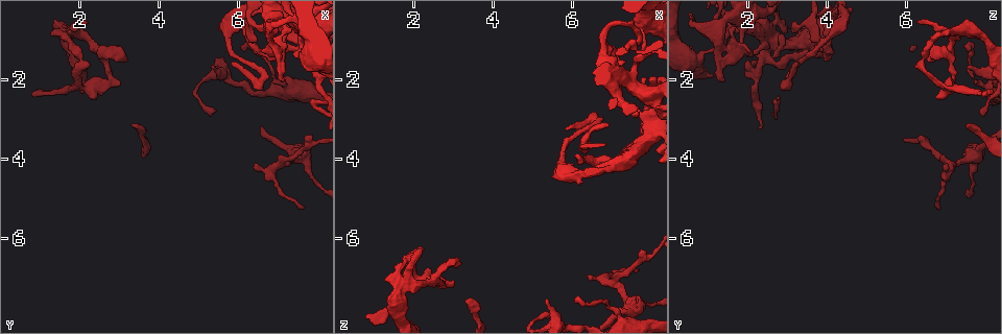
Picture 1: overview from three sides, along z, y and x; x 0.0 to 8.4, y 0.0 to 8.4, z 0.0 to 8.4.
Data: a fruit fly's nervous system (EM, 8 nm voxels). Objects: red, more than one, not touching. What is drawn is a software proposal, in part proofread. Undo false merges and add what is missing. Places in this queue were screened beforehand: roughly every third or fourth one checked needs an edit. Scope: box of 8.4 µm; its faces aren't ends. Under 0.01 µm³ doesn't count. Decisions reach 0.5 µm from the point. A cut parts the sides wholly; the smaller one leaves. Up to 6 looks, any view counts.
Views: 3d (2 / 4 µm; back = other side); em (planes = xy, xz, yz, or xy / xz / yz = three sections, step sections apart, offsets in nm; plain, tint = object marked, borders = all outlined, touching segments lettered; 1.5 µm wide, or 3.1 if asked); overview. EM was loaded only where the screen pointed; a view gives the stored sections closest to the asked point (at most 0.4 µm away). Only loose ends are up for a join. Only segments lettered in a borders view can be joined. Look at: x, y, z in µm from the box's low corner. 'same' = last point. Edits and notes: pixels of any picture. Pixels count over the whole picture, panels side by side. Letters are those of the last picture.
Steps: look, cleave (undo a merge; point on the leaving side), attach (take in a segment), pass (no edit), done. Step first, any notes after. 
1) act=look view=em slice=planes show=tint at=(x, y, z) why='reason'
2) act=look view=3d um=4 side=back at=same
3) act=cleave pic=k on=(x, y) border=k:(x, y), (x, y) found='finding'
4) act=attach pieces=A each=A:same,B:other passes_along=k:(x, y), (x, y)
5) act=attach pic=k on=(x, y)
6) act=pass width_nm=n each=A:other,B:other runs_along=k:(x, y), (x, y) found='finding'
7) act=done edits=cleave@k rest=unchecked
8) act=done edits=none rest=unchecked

act=look view=em slice=planes show=borders at=(3.20, 1.50, 6.55) why='free end'

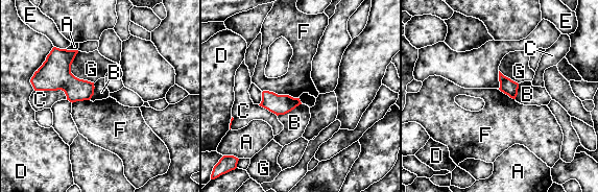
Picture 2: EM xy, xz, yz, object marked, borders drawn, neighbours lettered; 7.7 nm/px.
act=pass each=A:other,B:other,C:other,D:other,E:other,F:other,G:other border=2:(262, 91), (298, 98) found='no lettered segment goes on from it'

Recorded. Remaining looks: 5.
act=look view=em slice=planes show=borders at=(5.40, 1.65, 7.60) why='branch stops here'

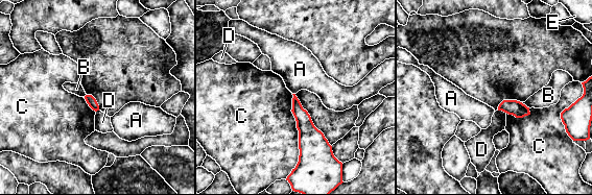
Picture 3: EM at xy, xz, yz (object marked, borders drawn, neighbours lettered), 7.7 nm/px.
act=pass each=A:other,B:other,C:other,D:other,E:other border=3:(291, 94), (296, 166) found='none of them fits'

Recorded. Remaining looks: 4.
act=look view=em slice=yz step=4 show=tint at=(7.90, 1.10, 2.90) why='calibre changes'

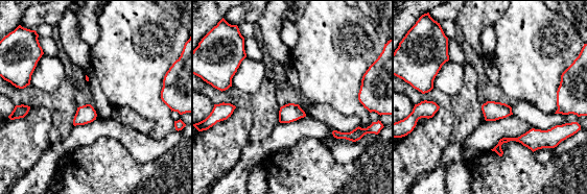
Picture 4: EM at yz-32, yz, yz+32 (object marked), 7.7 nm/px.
act=look view=em slice=planes show=tint at=same

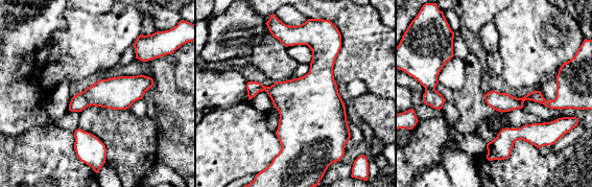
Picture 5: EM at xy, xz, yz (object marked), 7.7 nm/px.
act=look view=em slice=planes show=borders at=same why='what lies round it'

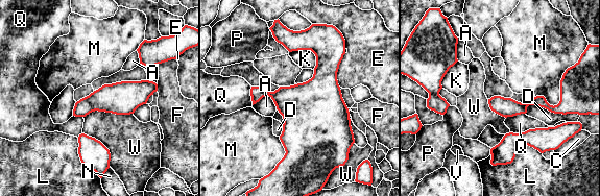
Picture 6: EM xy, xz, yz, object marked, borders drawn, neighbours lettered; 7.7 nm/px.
act=pass width_nm=140 each=A:other,C:other,D:other,E:other,F:other,K:other,L:other,M:other,N:other,P:other,Q:other,V:other,W:other border=6:(133, 113), (92, 111), (84, 117) found='all the same neuron'

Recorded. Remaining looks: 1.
act=done edits=none rest=unchecked

